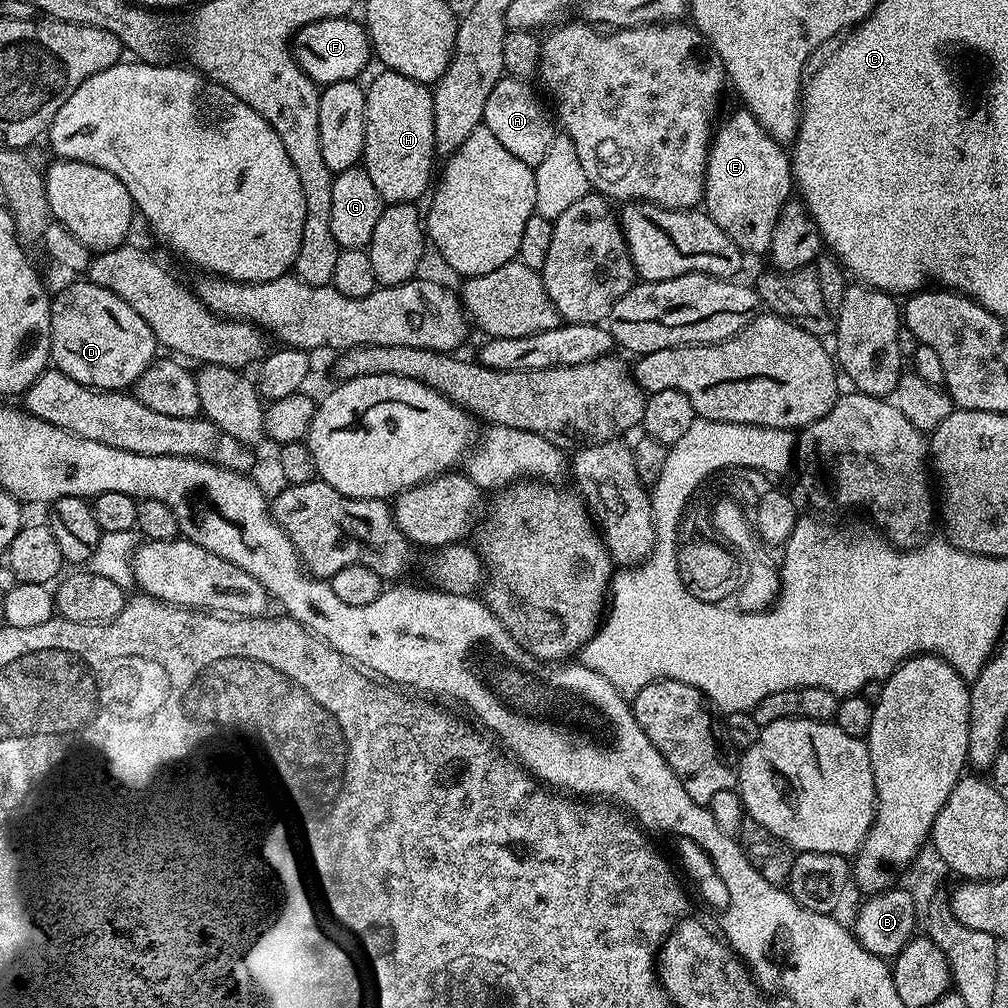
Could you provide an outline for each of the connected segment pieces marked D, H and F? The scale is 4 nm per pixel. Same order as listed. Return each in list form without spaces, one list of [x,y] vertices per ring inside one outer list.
[[[77,282],[55,293],[52,301],[51,363],[74,382],[102,392],[128,390],[157,359],[158,345],[150,326],[109,288]]]
[[[380,70],[372,85],[367,85],[364,101],[366,134],[362,167],[370,174],[374,190],[378,190],[385,205],[419,201],[419,196],[424,191],[427,193],[433,183],[432,160],[437,159],[434,106],[429,85],[414,82],[397,72]]]
[[[331,16],[328,20],[319,20],[310,22],[302,26],[296,32],[291,43],[292,54],[296,57],[298,66],[310,77],[318,86],[327,86],[334,82],[343,80],[356,80],[364,72],[364,67],[368,64],[368,59],[373,59],[372,41],[368,39],[368,29],[359,19],[345,18],[343,16]]]

